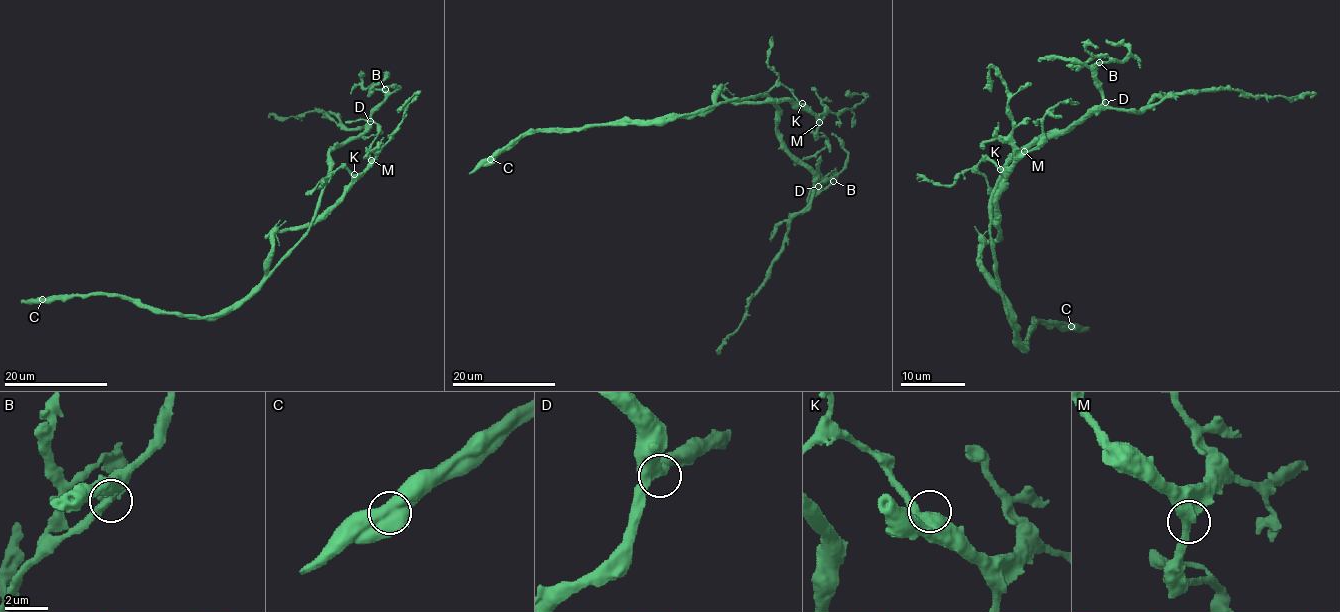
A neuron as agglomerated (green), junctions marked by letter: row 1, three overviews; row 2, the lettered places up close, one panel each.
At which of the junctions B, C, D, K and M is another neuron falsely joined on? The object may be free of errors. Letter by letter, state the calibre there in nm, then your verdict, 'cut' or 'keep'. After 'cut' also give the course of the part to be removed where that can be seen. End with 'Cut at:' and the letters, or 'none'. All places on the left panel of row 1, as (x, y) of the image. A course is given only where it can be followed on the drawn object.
B: calibre 460 nm; keep
C: calibre 850 nm; cut; course (42, 299), (122, 296), (187, 316), (236, 308), (308, 228), (329, 154), (365, 129), (325, 111), (269, 114)
D: calibre 480 nm; keep
K: calibre 600 nm; keep
M: calibre 550 nm; keep
Cut at: C

